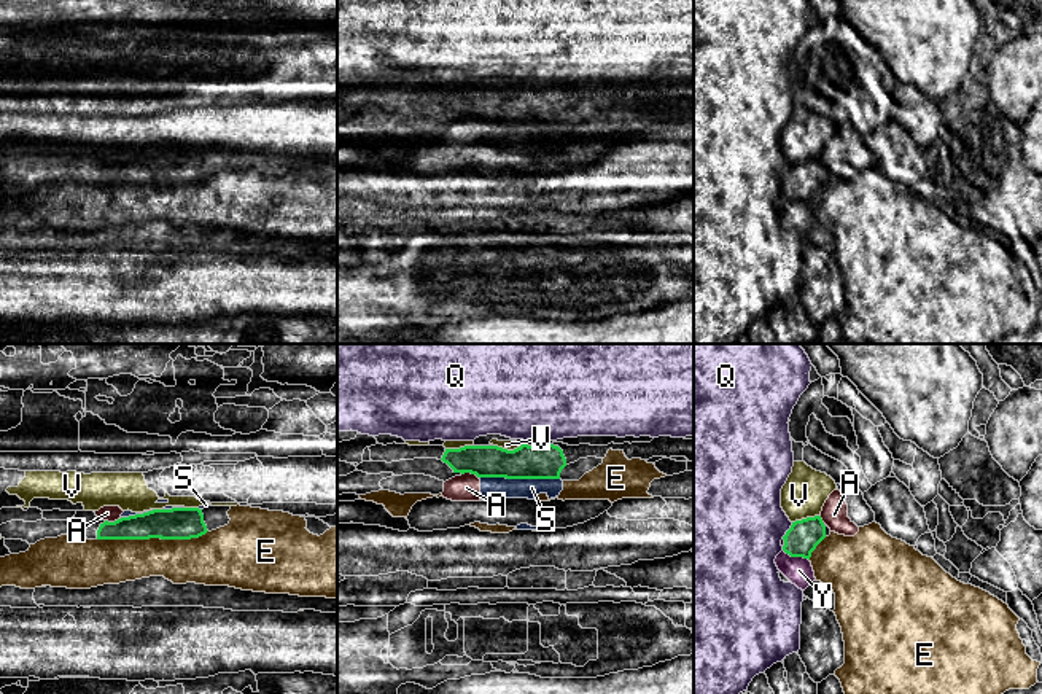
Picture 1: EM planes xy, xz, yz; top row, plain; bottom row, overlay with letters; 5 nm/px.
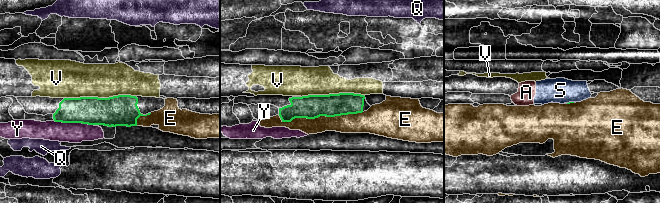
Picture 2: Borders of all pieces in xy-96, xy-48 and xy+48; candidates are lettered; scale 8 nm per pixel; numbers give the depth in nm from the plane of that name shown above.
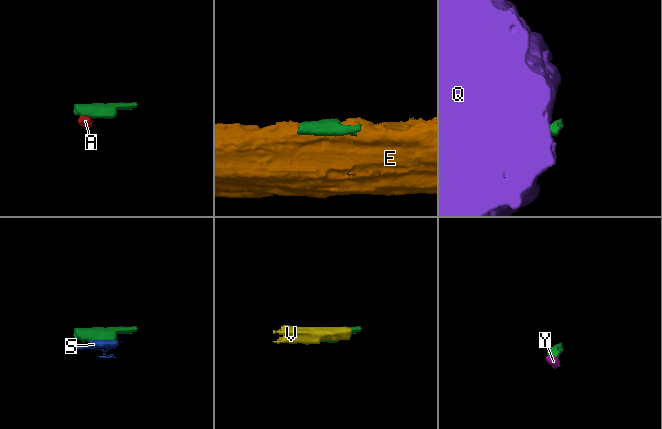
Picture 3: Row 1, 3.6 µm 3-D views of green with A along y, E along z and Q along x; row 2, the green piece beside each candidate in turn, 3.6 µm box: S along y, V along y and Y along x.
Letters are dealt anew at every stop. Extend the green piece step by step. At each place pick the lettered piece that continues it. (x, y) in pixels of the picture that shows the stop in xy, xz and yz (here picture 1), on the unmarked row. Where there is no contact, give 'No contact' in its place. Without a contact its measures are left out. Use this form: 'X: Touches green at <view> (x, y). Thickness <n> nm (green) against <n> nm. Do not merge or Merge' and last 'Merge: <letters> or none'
A: Touches green at xz (470, 115). Thickness 160 nm (green) against 140 nm. Do not merge
E: Touches green at xy (151, 180). Thickness 160 nm (green) against 220 nm. Do not merge
Q: Touches green at yz (788, 174). Thickness 170 nm (green) against 460 nm. Do not merge
S: Touches green at xz (519, 121). Thickness 180 nm (green) against 110 nm. Do not merge
V: Touches green at xz (509, 94). Thickness 180 nm (green) against 50 nm. Do not merge
Y: Touches green at yz (796, 199). Thickness 170 nm (green) against 140 nm. Do not merge
Merge: none

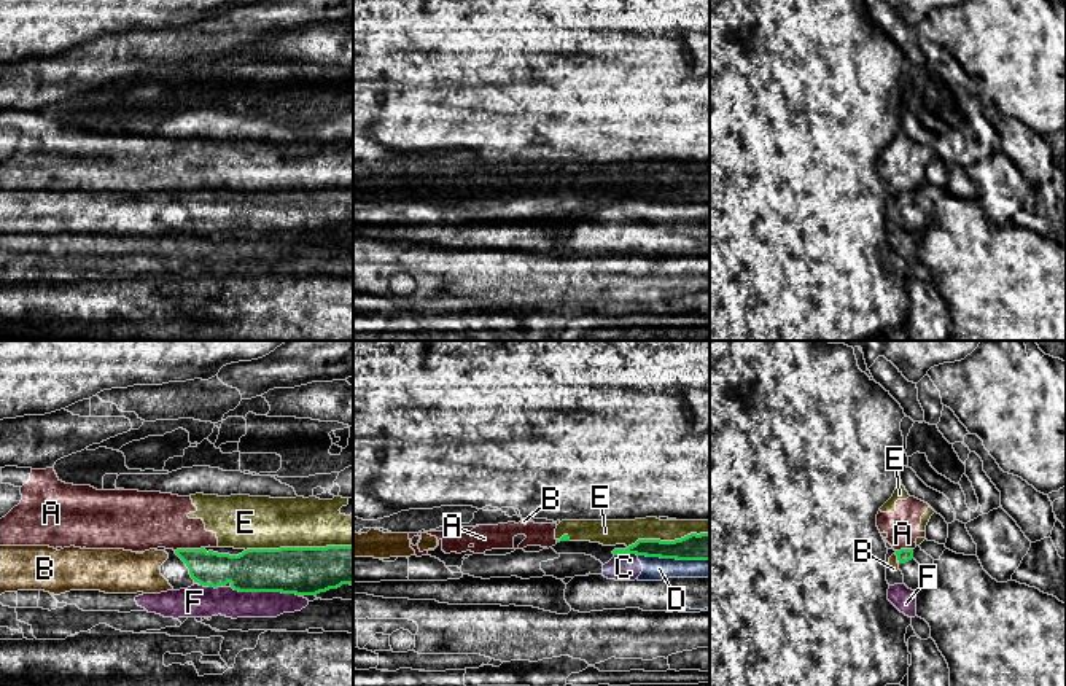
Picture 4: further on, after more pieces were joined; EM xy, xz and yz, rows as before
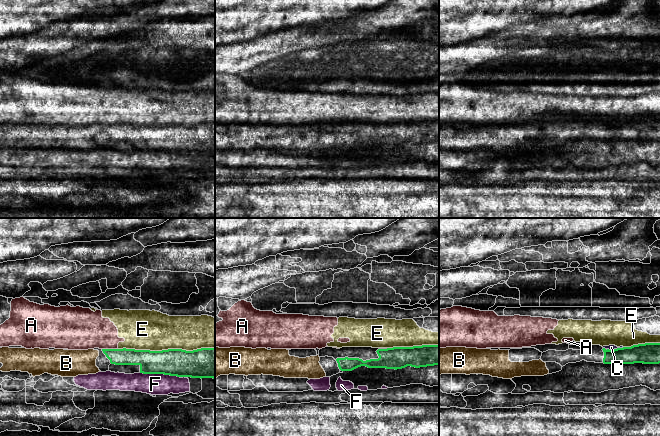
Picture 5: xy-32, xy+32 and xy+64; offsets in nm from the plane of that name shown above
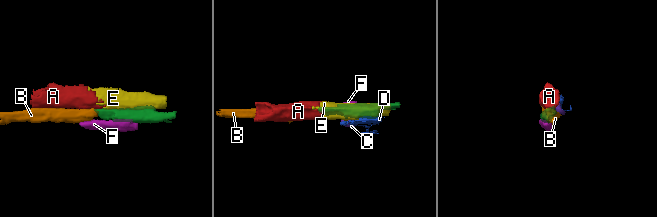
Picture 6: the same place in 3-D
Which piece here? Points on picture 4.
A: Touches green at xy (188, 193). Thickness 180 nm (green) against 280 nm. Do not merge
B: Touches green at yz (896, 198). Thickness 70 nm (green) against 50 nm. Merge
C: Touches green at xz (626, 196). Thickness 100 nm (green) against 140 nm. Do not merge
D: Touches green at xz (673, 201). Thickness 140 nm (green) against 130 nm. Do not merge
E: Touches green at xy (298, 191). Thickness 240 nm (green) against 280 nm. Do not merge
F: Touches green at xy (264, 234). Thickness 240 nm (green) against 140 nm. Do not merge
Merge: B

